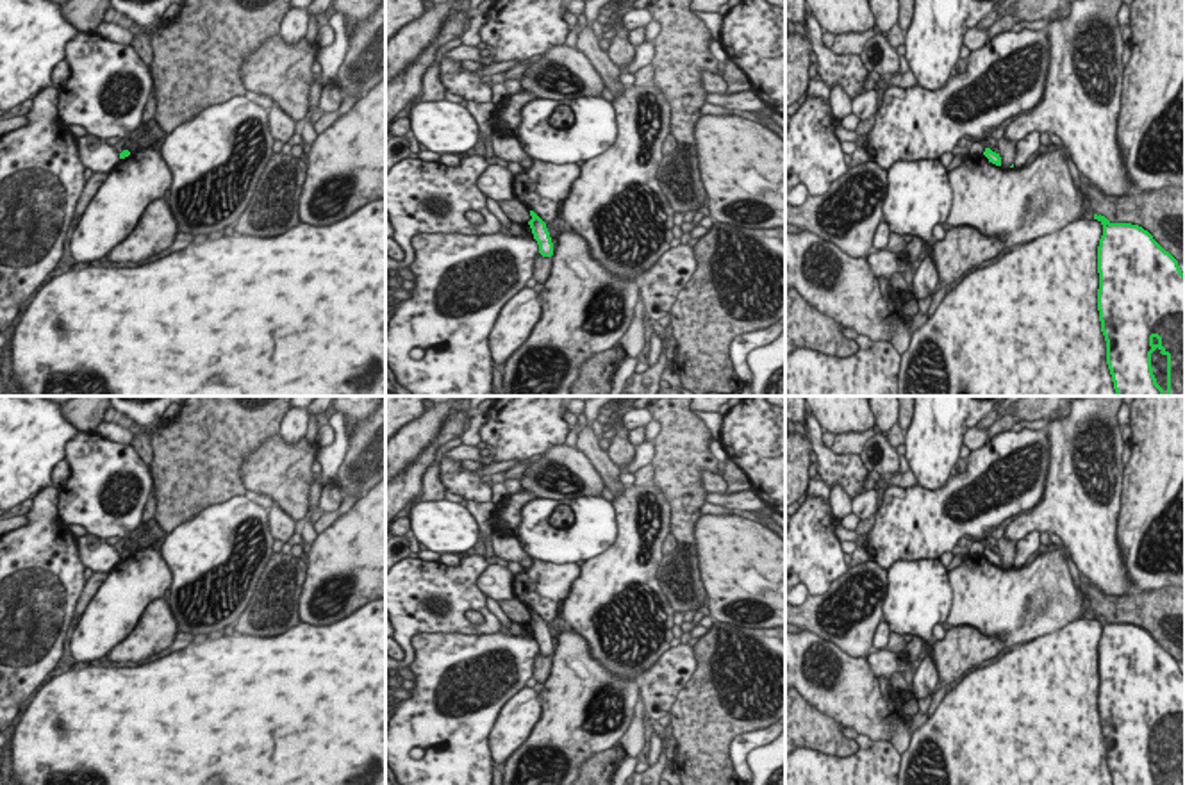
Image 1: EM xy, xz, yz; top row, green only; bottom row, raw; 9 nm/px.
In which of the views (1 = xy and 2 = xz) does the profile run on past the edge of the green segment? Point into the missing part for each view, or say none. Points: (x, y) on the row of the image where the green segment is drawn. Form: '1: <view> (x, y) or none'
1: none
2: none

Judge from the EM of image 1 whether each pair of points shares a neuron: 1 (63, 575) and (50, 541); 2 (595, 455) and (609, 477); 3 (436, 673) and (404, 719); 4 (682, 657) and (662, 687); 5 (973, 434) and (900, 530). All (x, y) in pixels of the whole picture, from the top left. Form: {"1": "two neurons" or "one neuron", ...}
{"1": "one neuron", "2": "one neuron", "3": "one neuron", "4": "one neuron", "5": "two neurons"}

